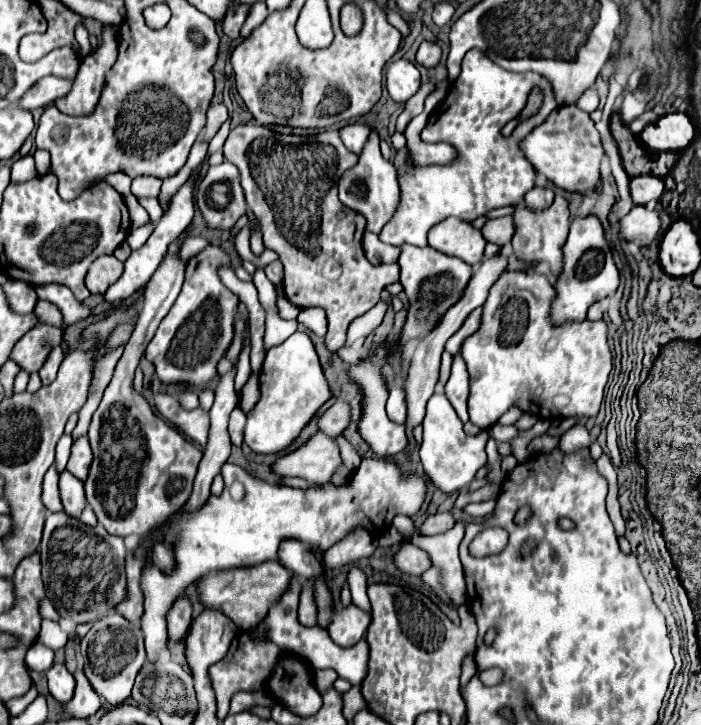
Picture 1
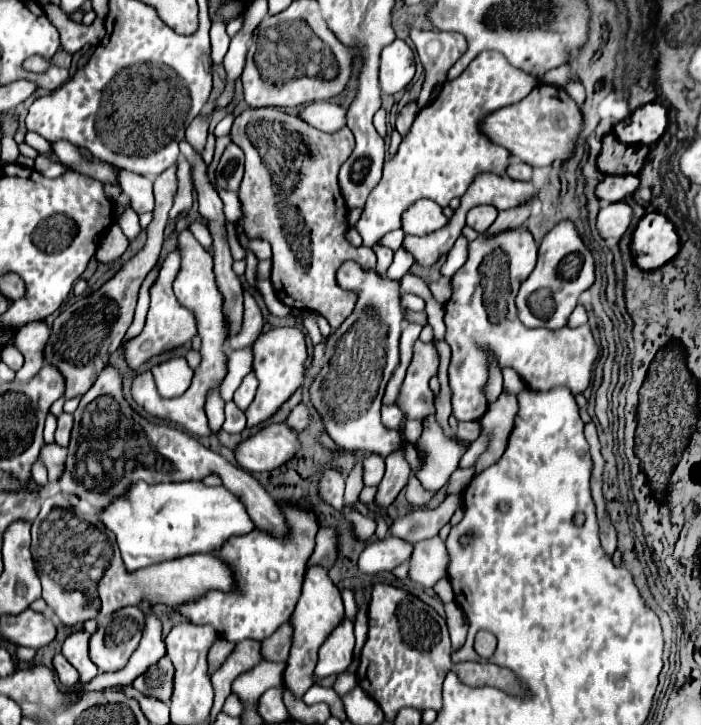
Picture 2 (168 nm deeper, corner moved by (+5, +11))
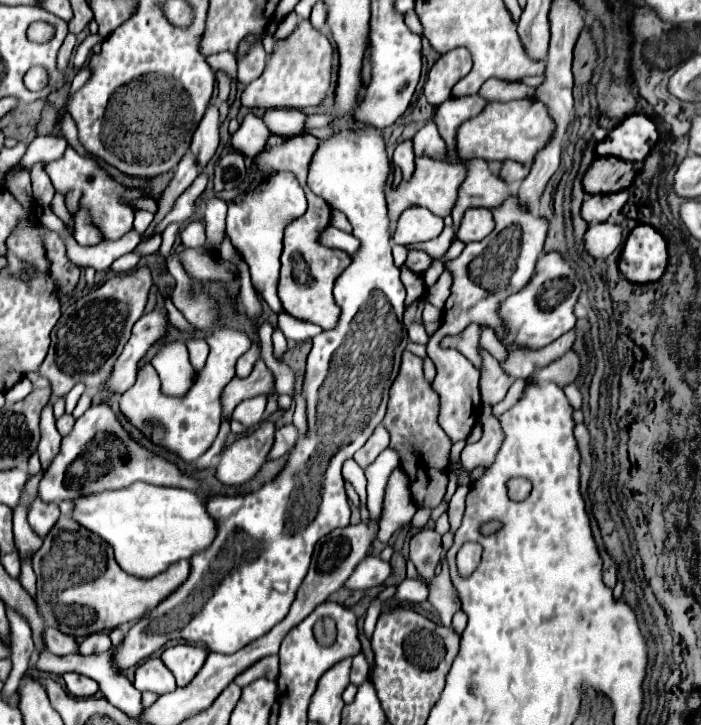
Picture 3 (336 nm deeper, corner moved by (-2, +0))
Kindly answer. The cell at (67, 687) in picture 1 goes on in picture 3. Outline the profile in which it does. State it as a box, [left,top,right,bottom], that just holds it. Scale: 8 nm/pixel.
[64,672,98,696]

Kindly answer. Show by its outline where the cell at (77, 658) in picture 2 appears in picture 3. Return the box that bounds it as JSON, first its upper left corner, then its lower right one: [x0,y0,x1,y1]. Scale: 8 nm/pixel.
[78,632,112,656]

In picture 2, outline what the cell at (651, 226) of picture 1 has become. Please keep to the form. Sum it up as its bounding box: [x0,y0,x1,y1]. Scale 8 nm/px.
[597,203,631,241]

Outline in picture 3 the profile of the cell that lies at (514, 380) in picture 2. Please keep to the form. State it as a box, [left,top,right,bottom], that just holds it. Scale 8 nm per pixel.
[480,328,508,362]

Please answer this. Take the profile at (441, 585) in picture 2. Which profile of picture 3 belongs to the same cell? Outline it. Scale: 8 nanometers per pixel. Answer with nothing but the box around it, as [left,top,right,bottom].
[410,528,442,580]

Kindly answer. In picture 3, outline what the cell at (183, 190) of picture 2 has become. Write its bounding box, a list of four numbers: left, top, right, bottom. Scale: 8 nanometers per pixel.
[134,235,162,256]

